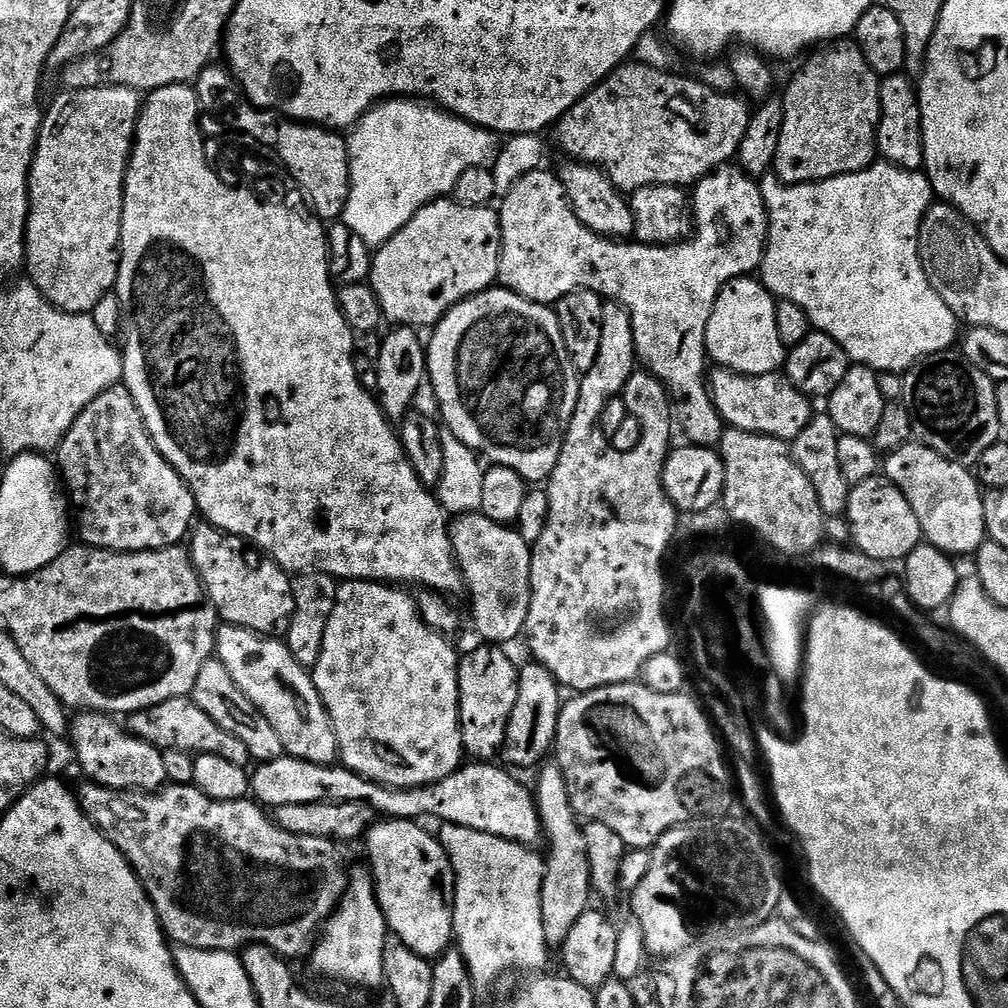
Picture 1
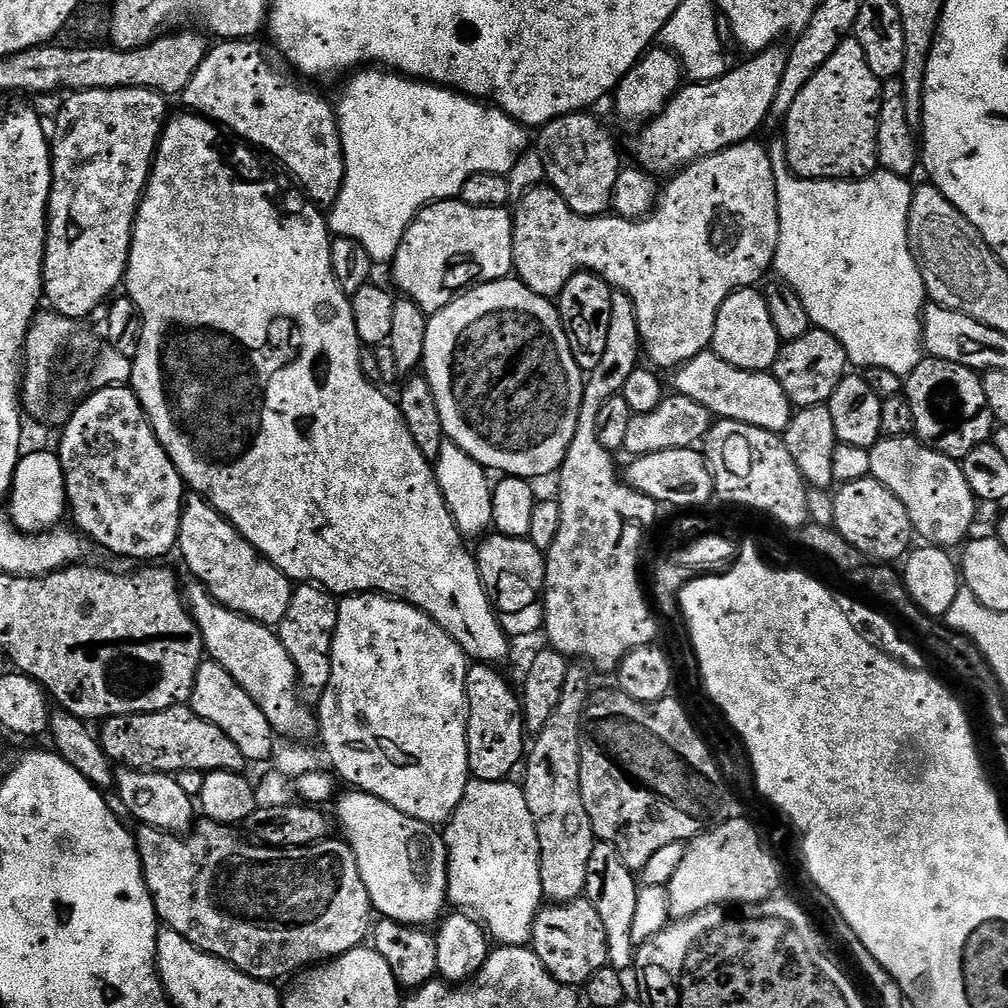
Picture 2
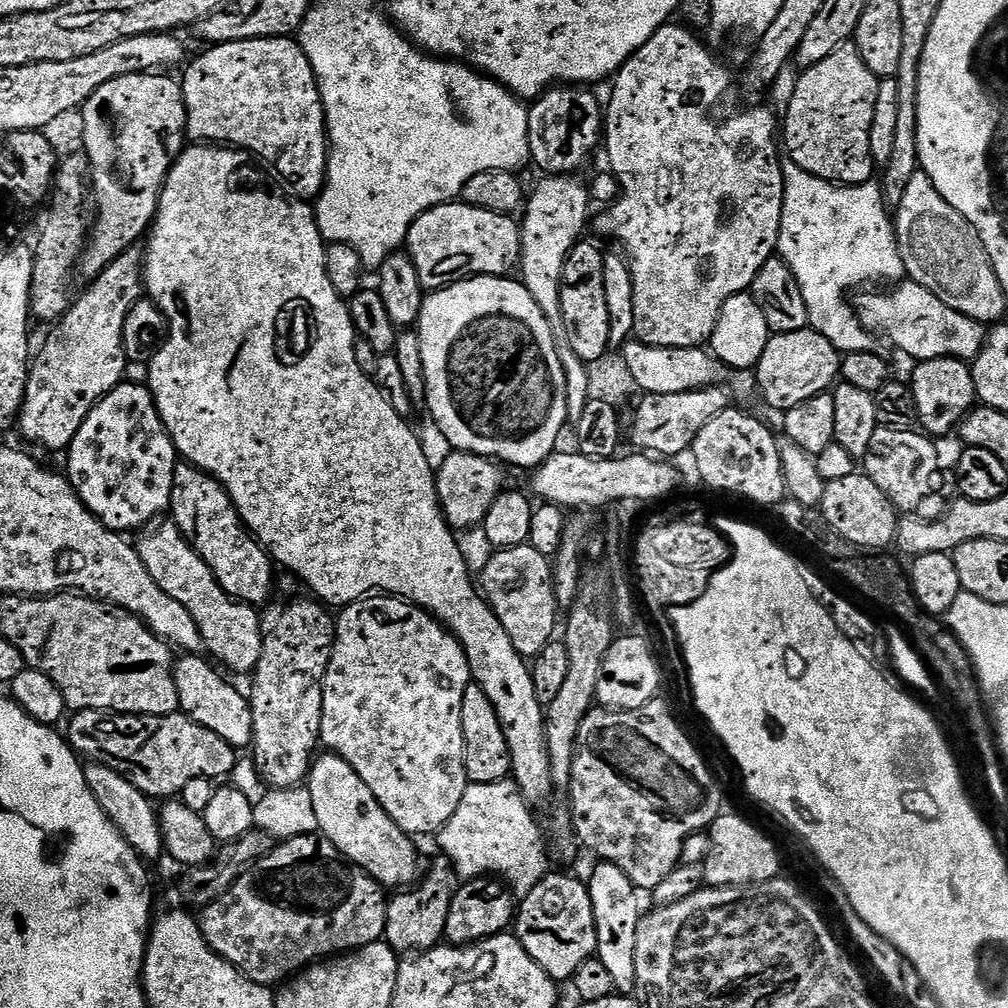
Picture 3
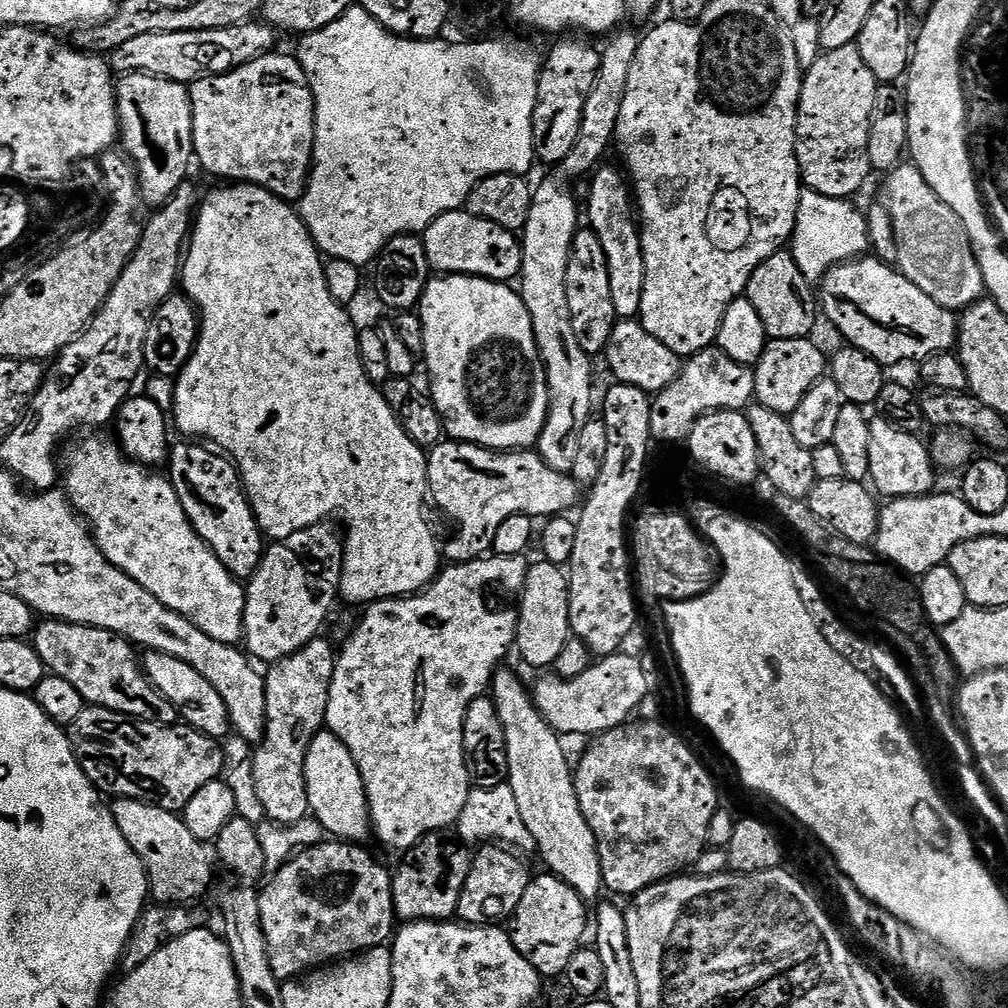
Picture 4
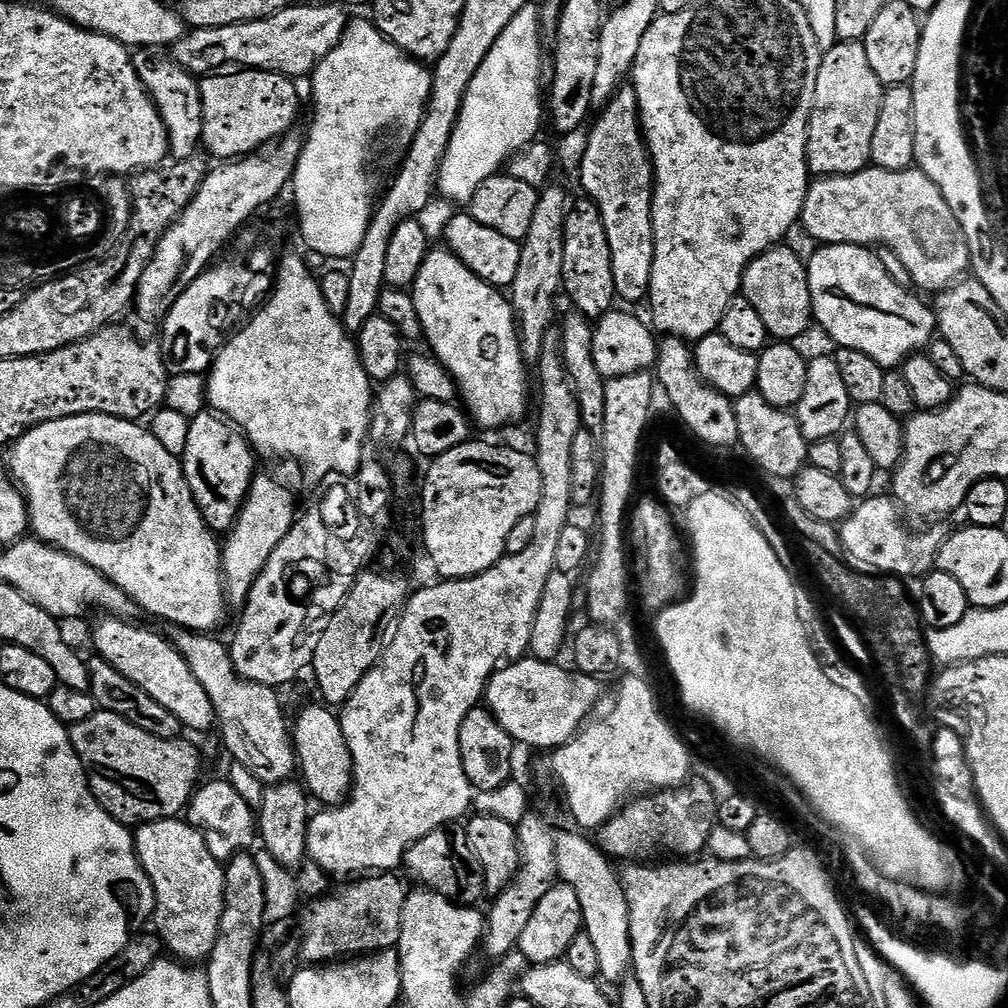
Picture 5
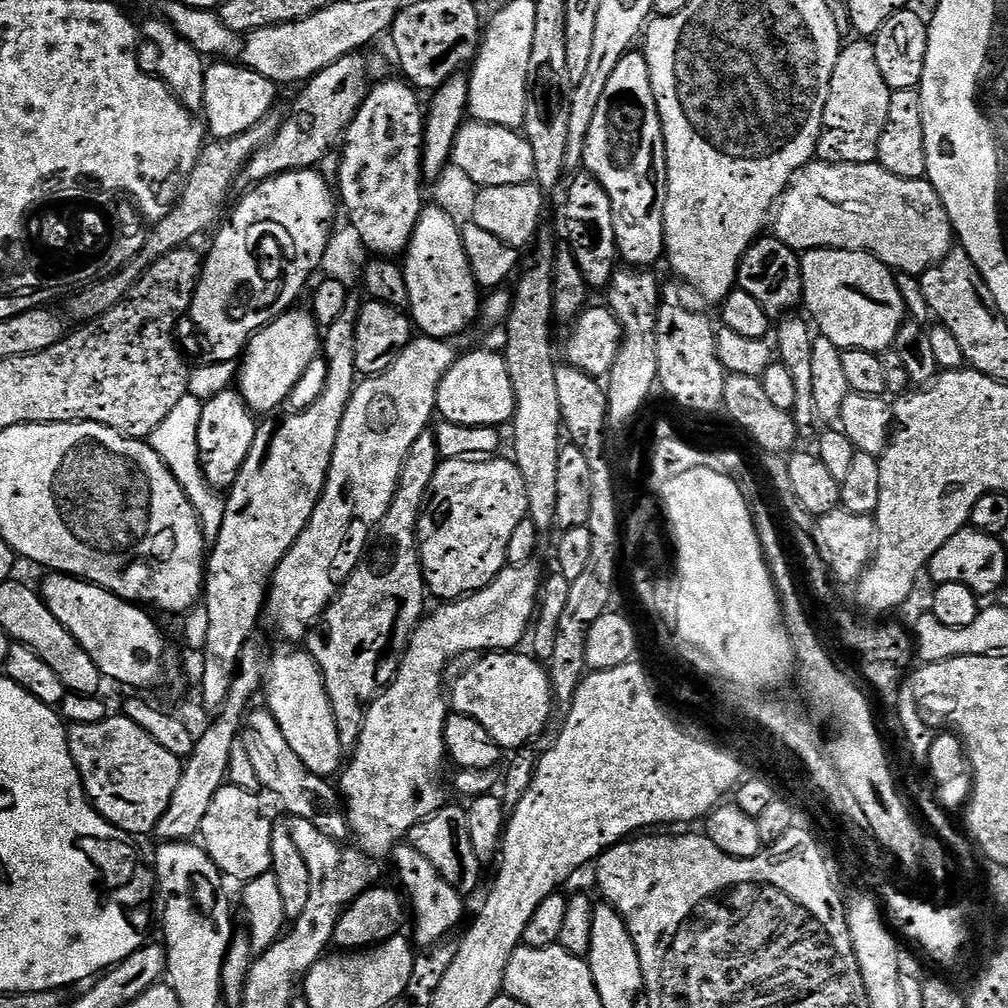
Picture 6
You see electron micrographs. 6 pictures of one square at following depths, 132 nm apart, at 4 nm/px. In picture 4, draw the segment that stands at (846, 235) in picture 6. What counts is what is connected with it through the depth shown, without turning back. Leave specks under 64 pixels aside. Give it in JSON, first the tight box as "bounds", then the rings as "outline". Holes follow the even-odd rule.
{"bounds":[886,163,985,310],"outline":[[[901,163],[899,168],[887,173],[886,180],[886,203],[898,242],[898,258],[895,263],[898,271],[910,282],[914,282],[918,290],[930,294],[930,298],[934,298],[934,302],[944,308],[963,310],[985,299],[984,275],[972,246],[972,237],[962,218],[958,218],[958,214],[954,214],[954,210],[950,210],[942,198],[938,198],[915,164]]]}

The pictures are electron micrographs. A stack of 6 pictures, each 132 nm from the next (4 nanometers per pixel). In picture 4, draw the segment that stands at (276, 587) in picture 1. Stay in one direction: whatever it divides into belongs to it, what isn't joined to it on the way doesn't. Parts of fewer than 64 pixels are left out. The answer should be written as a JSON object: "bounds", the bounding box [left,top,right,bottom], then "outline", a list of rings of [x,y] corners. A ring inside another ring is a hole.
{"bounds":[166,442,266,582],"outline":[[[200,442],[184,443],[188,444],[173,443],[166,461],[166,472],[178,494],[178,502],[182,502],[182,510],[186,510],[186,518],[206,542],[206,546],[214,550],[218,562],[222,562],[222,566],[226,566],[226,570],[230,570],[230,574],[237,580],[247,582],[251,580],[262,562],[266,551],[266,537],[258,526],[255,514],[252,513],[252,506],[244,492],[244,481],[240,479],[240,472],[227,455]]]}

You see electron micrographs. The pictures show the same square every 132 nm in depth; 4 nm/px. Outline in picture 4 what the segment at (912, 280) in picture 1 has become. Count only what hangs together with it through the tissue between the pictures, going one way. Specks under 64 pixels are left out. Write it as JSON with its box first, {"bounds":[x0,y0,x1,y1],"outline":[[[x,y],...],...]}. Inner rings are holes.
{"bounds":[790,191,869,282],"outline":[[[801,191],[790,251],[806,279],[819,282],[835,264],[863,257],[869,251],[868,217],[852,203],[851,199],[835,200],[817,192]]]}

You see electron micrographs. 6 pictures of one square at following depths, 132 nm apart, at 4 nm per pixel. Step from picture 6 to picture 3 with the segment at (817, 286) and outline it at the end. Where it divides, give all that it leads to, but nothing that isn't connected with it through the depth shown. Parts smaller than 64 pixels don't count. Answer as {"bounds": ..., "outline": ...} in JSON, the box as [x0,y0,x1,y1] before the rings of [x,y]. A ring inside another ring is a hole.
{"bounds":[854,282,985,362],"outline":[[[900,282],[893,288],[896,288],[893,292],[864,290],[857,295],[861,296],[854,300],[854,311],[866,331],[877,337],[885,336],[898,351],[913,356],[916,362],[947,356],[965,362],[975,360],[984,347],[985,325],[966,314],[958,314],[958,310],[950,310],[946,302],[930,294],[921,284]]]}

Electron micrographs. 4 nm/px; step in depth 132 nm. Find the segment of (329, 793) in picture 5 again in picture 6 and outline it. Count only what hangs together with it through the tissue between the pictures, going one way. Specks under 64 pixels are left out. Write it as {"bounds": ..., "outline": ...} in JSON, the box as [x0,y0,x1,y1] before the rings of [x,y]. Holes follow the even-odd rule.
{"bounds":[266,650,346,778],"outline":[[[307,650],[280,652],[273,658],[272,664],[270,660],[267,665],[266,676],[266,708],[274,714],[278,726],[282,726],[282,735],[286,742],[290,742],[290,750],[294,750],[294,754],[298,754],[298,758],[302,758],[302,762],[314,774],[325,778],[335,777],[345,763],[346,750],[334,722],[334,710],[326,694],[324,679],[312,653]]]}

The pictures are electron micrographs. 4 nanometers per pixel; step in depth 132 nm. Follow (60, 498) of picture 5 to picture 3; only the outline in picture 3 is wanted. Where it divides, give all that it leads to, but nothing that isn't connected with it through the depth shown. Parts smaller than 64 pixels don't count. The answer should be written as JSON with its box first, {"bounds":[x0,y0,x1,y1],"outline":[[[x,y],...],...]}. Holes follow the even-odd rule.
{"bounds":[138,522,265,673],"outline":[[[165,522],[157,532],[151,532],[149,531],[149,536],[138,544],[142,562],[146,570],[150,570],[150,578],[154,578],[154,582],[158,582],[158,586],[166,590],[170,598],[174,598],[174,602],[182,602],[182,606],[190,610],[190,618],[194,618],[204,639],[207,655],[213,661],[221,665],[224,663],[223,667],[229,673],[255,673],[262,658],[265,637],[265,633],[260,632],[260,616],[256,613],[259,611],[251,604],[241,604],[239,600],[226,594],[226,590],[222,590],[210,566],[206,566],[206,562],[195,548],[191,548],[175,524]]]}

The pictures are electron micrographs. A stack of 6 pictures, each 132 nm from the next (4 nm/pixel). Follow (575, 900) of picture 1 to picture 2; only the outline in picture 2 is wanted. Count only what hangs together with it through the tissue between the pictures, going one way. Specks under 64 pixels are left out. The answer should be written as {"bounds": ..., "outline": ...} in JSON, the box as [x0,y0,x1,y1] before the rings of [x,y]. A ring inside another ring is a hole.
{"bounds":[522,666,598,904],"outline":[[[584,666],[569,667],[566,686],[562,686],[562,698],[558,698],[558,707],[554,714],[550,714],[546,726],[535,733],[533,740],[536,741],[533,744],[531,741],[522,768],[526,806],[538,834],[542,890],[552,904],[569,904],[585,895],[590,854],[594,854],[594,846],[598,843],[580,789],[580,738],[584,707],[588,704],[590,695],[587,671],[589,669]]]}

